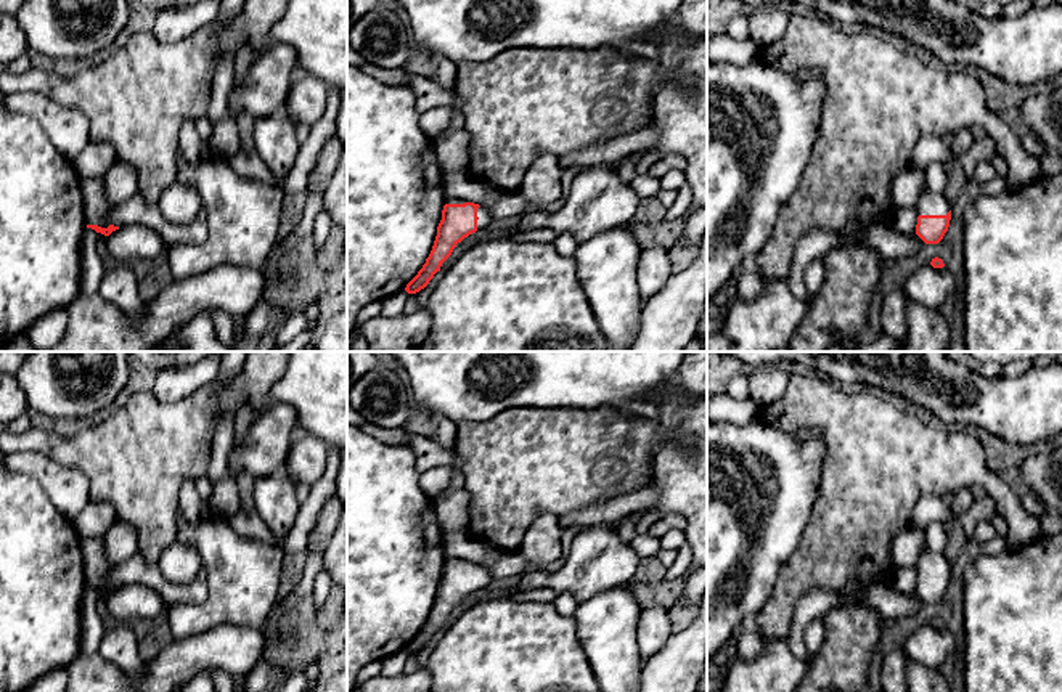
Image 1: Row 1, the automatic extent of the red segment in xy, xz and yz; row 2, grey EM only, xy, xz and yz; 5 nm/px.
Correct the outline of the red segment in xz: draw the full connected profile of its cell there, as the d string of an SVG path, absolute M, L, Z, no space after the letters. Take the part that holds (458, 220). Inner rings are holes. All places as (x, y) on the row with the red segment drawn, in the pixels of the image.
M447 197L432 250L405 291L416 294L424 289L434 275L440 271L442 263L451 255L456 244L477 230L487 228L492 220L490 212L479 204Z

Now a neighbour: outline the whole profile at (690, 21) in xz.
M683 0L670 24L652 37L659 47L657 64L673 67L675 51L696 39L707 39L707 0Z

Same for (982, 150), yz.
M990 136L974 140L972 146L959 154L959 164L969 180L975 178L977 165L983 161L991 161L996 156L996 145Z

